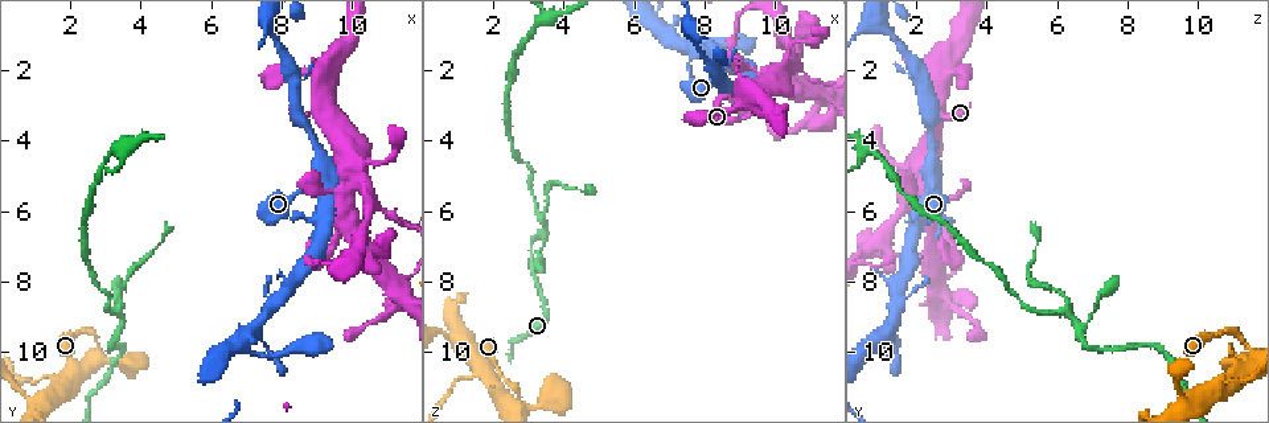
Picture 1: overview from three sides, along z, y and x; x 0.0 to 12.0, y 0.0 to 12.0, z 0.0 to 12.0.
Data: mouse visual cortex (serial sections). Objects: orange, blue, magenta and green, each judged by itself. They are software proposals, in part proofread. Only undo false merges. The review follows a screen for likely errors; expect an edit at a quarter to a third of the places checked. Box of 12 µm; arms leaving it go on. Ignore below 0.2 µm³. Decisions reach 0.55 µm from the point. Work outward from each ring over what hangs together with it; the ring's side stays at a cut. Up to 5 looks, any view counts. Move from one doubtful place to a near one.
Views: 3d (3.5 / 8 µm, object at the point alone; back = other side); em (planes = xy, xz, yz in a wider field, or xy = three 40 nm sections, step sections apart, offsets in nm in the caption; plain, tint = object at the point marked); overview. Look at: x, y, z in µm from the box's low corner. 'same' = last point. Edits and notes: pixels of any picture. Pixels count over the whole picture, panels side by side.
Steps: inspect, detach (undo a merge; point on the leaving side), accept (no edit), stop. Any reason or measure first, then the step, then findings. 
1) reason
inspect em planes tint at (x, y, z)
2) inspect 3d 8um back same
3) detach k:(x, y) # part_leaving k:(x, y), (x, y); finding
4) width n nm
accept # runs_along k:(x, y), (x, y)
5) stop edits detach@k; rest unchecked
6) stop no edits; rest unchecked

branch point
inspect 3d 3.5um at (10.4, 5.5, 1.8)

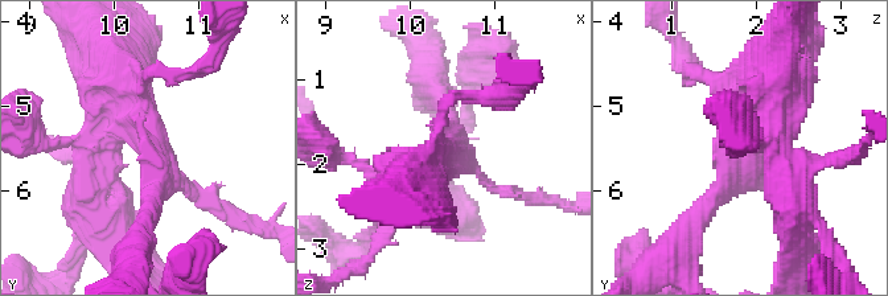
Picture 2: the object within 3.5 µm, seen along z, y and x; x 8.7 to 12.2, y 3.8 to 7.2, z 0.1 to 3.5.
arms 3; arm_widths 150, 250, 600 nm
inspect em xy step 2 plain at (10.50, 5.55, 1.80)

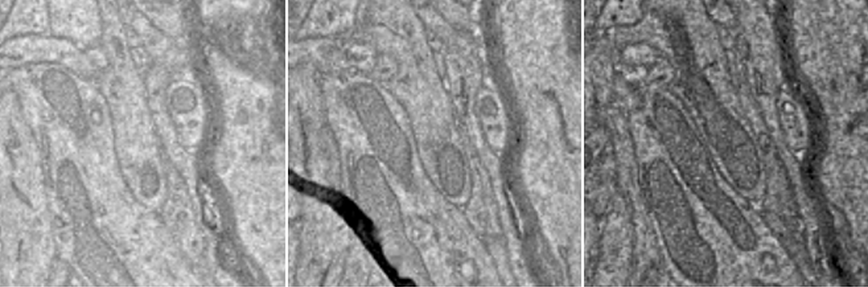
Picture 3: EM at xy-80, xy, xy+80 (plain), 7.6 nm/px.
with the object marked
inspect em xy step 2 tint same

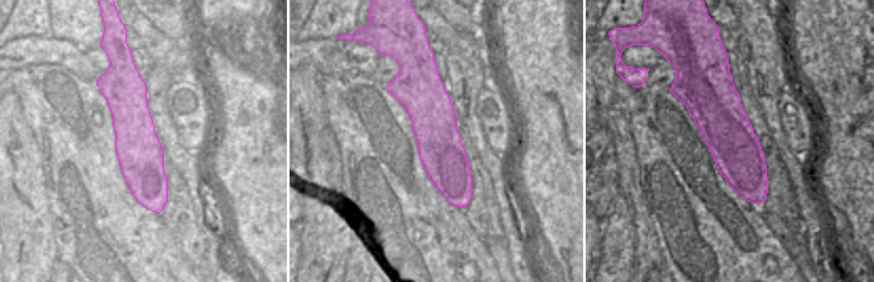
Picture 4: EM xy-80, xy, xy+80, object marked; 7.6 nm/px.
width 340 nm
accept # runs_along 2:(778, 86), (728, 180), (694, 225); continuous, no second cell

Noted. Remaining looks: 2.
sharp bend
inspect em planes tint at (3.5, 8.9, 6.4)

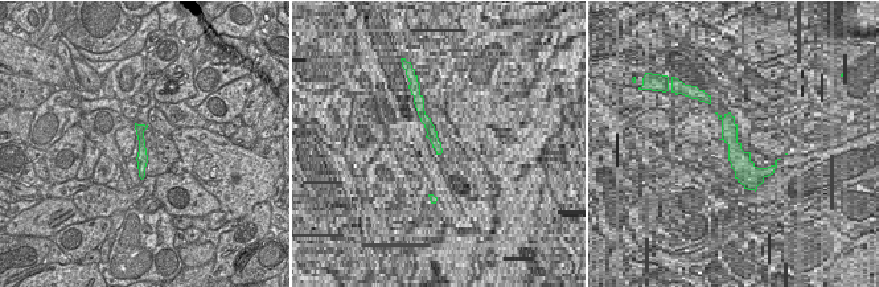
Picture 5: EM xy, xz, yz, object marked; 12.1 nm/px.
inspect 3d 3.5um same

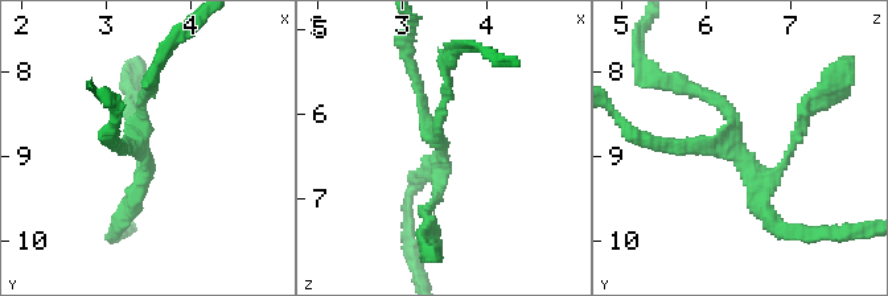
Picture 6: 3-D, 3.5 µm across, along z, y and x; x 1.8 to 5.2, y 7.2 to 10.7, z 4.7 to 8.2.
accept # runs_along 5:(138, 127), (142, 140), (142, 175); one cell here

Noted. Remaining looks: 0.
stop no edits; rest unchecked

